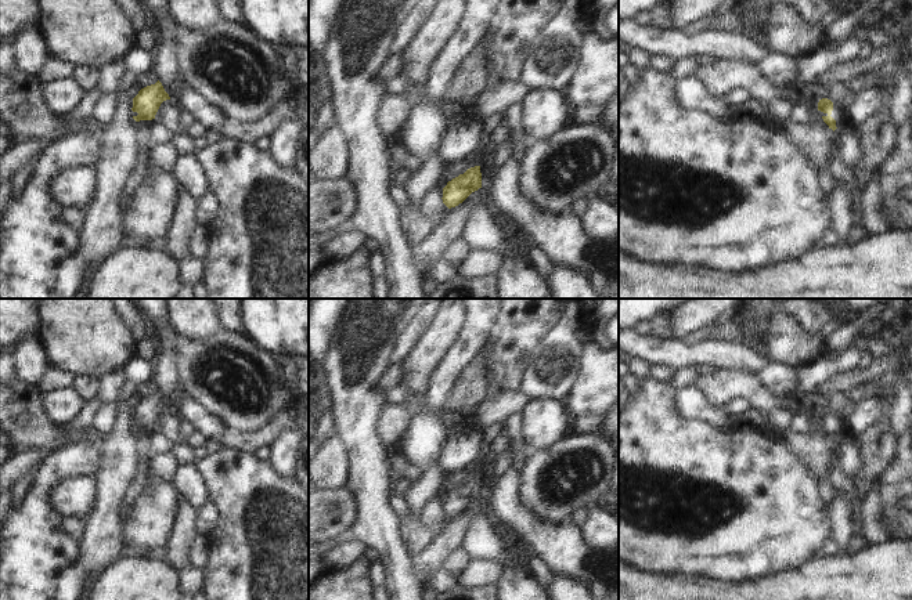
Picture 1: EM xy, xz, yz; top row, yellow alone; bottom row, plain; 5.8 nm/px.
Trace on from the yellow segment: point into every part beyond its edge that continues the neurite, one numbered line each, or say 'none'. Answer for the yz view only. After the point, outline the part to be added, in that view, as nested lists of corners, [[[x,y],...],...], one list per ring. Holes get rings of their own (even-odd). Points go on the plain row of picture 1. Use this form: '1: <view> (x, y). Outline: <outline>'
1: yz (837, 423). Outline: [[[833,415],[833,420],[832,420],[830,426],[836,430],[836,437],[837,438],[844,437],[844,434],[846,434],[846,423],[844,423],[843,418],[840,418],[837,415]]]

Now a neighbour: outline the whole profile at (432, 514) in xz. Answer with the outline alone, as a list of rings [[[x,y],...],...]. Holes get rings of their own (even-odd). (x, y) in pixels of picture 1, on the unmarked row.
[[[432,498],[418,514],[418,520],[425,527],[443,527],[448,517],[443,513],[443,499]]]

